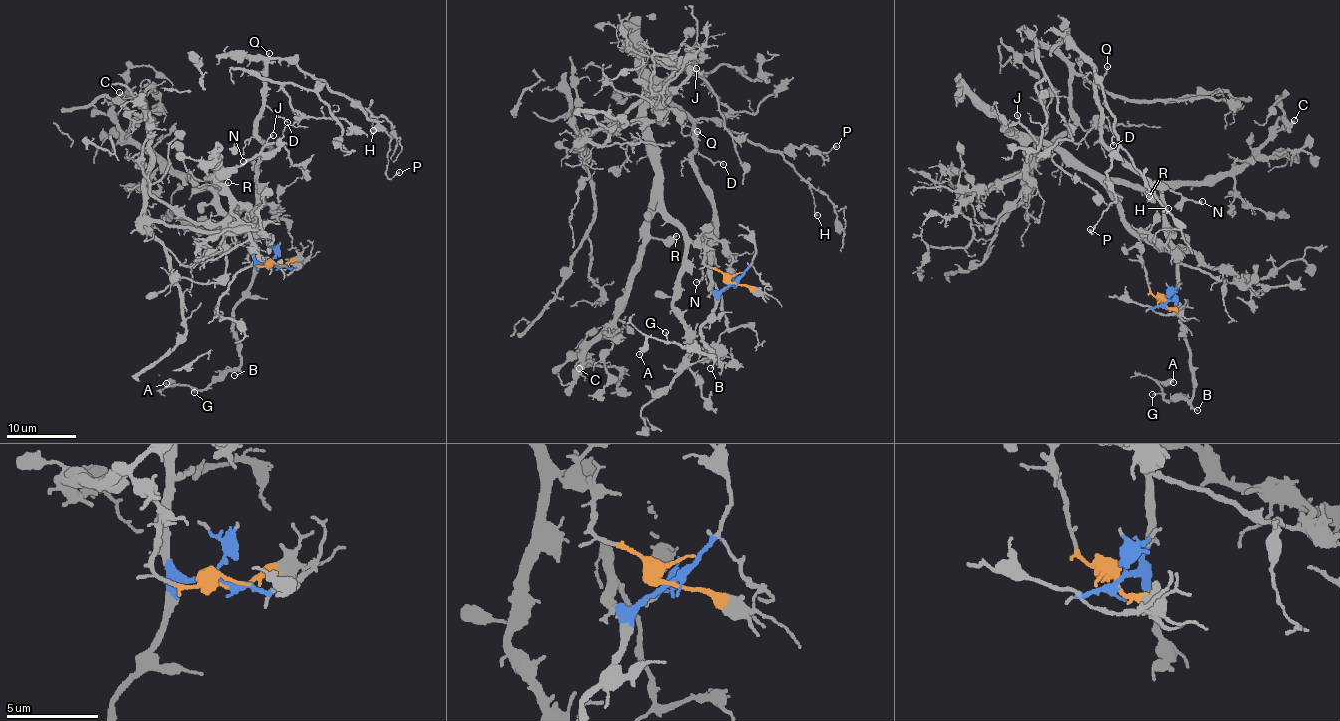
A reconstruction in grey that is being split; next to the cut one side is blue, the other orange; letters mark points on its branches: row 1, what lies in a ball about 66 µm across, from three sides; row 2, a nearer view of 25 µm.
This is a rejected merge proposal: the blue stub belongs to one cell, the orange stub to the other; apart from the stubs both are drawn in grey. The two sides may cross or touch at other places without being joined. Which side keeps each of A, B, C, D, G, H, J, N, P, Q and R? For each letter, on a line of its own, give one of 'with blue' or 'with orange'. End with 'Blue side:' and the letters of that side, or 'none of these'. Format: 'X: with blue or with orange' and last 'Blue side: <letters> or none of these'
A: with blue
B: with blue
C: with orange
D: with blue
G: with blue
H: with blue
J: with orange
N: with blue
P: with blue
Q: with blue
R: with orange
Blue side: A, B, D, G, H, N, P, Q

